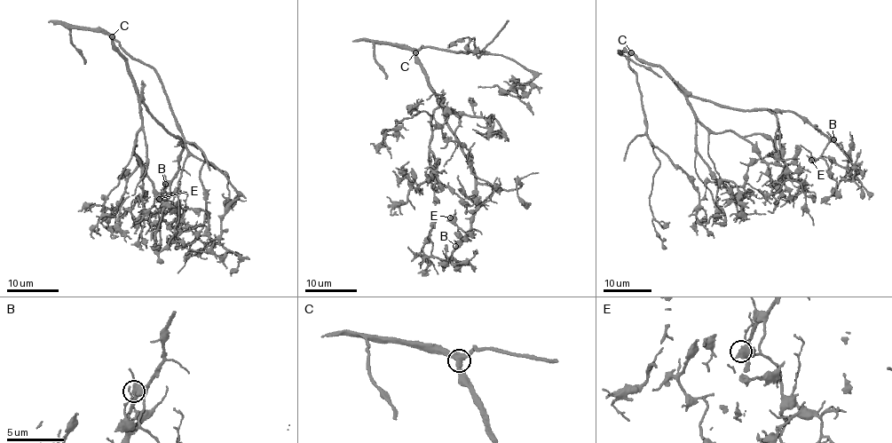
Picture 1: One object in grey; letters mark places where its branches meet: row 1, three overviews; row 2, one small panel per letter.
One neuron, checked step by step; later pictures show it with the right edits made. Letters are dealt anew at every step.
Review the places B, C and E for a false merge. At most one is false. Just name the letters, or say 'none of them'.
none of them

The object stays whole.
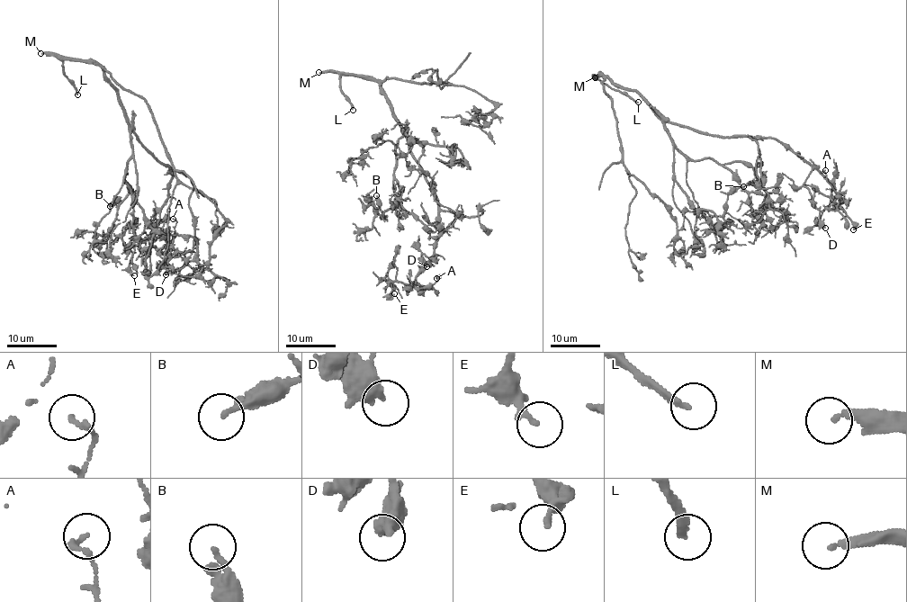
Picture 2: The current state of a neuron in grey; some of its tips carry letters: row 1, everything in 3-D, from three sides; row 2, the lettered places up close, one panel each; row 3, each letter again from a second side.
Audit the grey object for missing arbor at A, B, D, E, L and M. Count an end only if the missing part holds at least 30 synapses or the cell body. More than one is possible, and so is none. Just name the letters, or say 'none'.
L, M

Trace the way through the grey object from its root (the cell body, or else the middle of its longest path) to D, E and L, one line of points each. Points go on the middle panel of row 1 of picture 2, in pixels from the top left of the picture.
D: (387, 95), (438, 205), (435, 255), (424, 265), (421, 255), (430, 258), (426, 266)
E: (387, 95), (391, 113), (435, 194), (439, 226), (435, 255), (415, 281), (393, 283), (390, 293), (394, 293)
L: (387, 95), (376, 81), (341, 74), (339, 86), (353, 110)

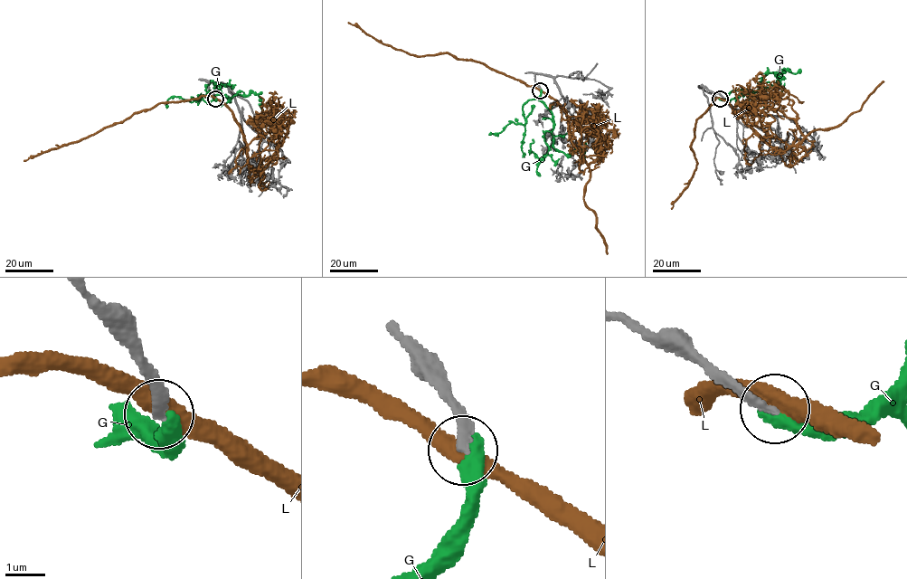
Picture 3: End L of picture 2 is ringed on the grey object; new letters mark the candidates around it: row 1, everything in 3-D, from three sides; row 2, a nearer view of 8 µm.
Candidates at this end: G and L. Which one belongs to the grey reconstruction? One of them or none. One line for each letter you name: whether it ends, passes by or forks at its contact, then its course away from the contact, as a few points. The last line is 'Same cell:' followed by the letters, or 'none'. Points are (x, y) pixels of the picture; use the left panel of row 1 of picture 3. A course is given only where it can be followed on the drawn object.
Same cell: none

